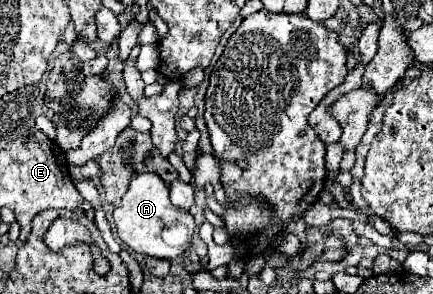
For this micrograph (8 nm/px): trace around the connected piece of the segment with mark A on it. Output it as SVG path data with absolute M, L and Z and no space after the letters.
M152 172L134 176L128 192L122 196L120 204L114 208L112 218L116 222L120 240L128 244L134 252L140 252L144 256L170 260L170 258L182 256L190 248L190 240L194 232L194 218L188 212L178 210L170 204L168 186L164 184L160 176Z

